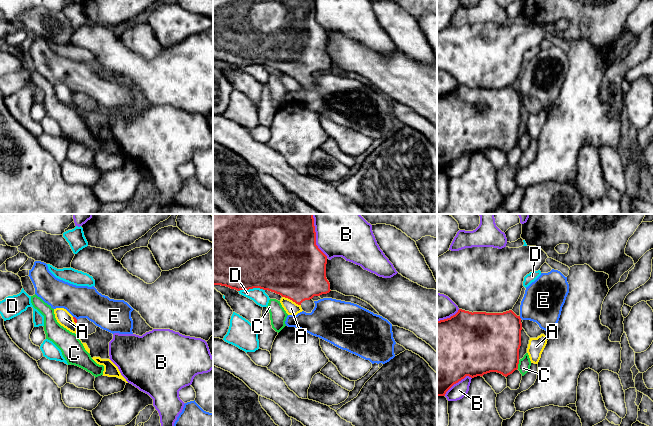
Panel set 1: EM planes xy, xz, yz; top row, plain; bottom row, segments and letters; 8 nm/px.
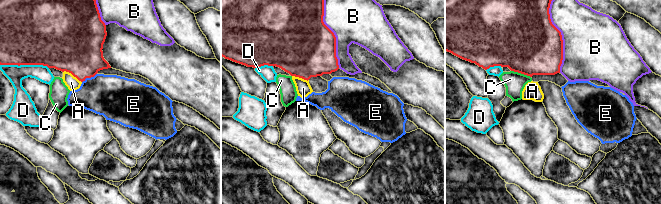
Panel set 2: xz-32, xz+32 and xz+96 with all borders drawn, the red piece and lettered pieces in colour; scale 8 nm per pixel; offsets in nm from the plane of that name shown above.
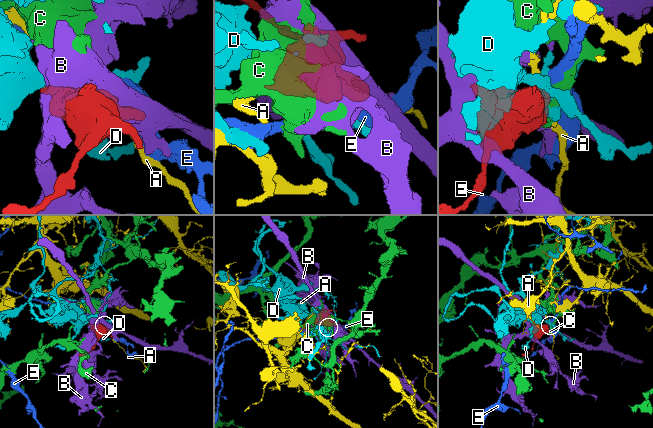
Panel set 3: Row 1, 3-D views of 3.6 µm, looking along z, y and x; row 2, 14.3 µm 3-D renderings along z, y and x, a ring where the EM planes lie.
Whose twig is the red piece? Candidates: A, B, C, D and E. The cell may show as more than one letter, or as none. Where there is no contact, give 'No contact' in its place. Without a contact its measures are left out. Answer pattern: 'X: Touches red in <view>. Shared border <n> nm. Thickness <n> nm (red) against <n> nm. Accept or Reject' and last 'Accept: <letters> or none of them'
A: Touches red in xz. Shared border 170 nm. Thickness 480 nm (red) against 110 nm. Reject
B: Touches red in xz. Shared border 300 nm. Thickness 500 nm (red) against 280 nm. Reject
C: Touches red in yz. Shared border 70 nm. Thickness 420 nm (red) against 100 nm. Reject
D: Touches red in xz. Shared border 220 nm. Thickness 500 nm (red) against 120 nm. Reject
E: Touches red in yz. Shared border 30 nm. Thickness 400 nm (red) against 320 nm. Reject
Accept: none of them

